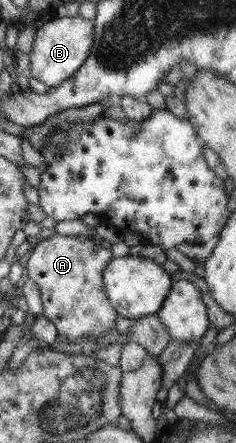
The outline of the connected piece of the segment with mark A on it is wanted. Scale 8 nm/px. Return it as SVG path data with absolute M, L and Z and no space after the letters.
M54 233L41 239L27 262L27 276L41 293L43 315L55 324L61 339L91 340L115 330L119 313L103 289L103 270L112 260L112 250L86 236Z

